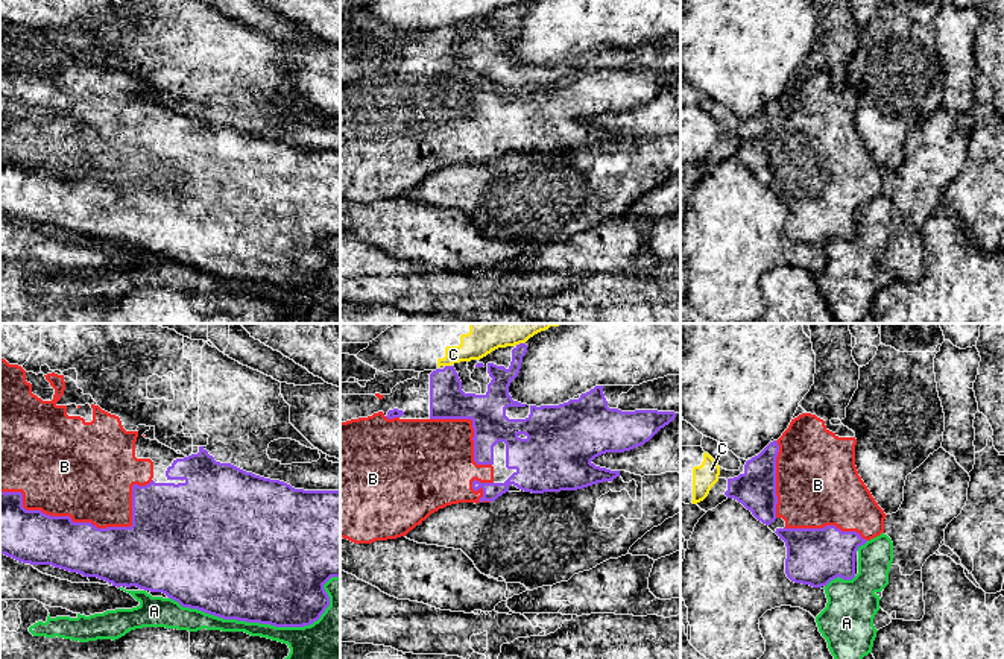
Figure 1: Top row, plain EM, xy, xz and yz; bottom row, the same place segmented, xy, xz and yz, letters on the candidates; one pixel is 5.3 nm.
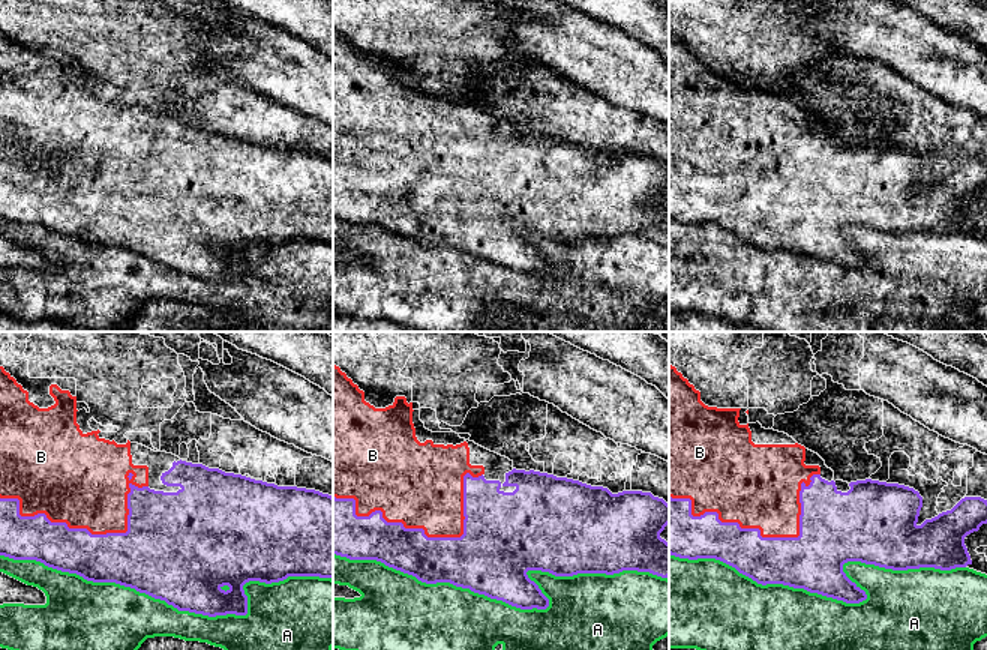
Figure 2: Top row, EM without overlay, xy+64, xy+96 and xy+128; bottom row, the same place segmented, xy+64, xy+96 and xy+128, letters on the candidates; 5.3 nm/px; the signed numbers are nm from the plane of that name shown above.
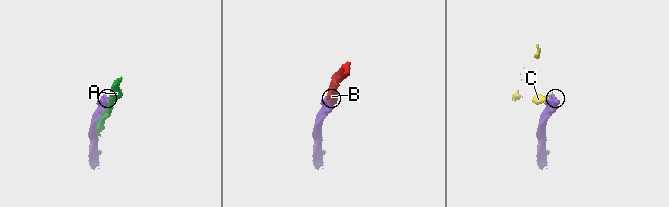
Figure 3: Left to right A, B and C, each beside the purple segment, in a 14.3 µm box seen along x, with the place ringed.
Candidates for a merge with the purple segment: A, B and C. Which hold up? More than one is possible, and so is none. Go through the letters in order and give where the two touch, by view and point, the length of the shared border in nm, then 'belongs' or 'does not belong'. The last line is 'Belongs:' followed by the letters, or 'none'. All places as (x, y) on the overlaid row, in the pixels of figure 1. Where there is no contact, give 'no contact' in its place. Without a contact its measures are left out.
A: meets purple in xy at (268, 623); contact 900 nm long; does not belong
B: meets purple in xy at (88, 523); contact 800 nm long; belongs
C: meets purple in xz at (448, 366); contact 30 nm long; does not belong
Belongs: B

